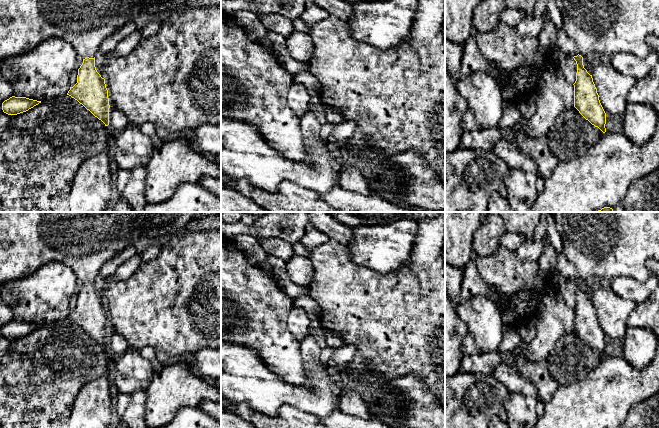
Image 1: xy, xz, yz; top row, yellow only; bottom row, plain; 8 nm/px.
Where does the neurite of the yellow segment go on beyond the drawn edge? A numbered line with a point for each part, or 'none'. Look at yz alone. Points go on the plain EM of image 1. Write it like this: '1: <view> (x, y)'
1: yz (605, 245)

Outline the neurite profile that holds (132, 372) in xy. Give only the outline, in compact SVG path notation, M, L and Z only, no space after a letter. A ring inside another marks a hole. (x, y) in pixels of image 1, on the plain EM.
M130 348L120 356L112 370L111 380L120 394L131 395L136 390L146 389L154 372L151 363L137 350Z

